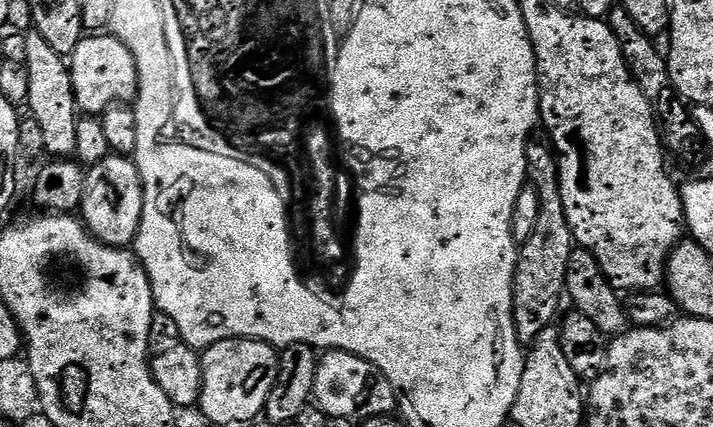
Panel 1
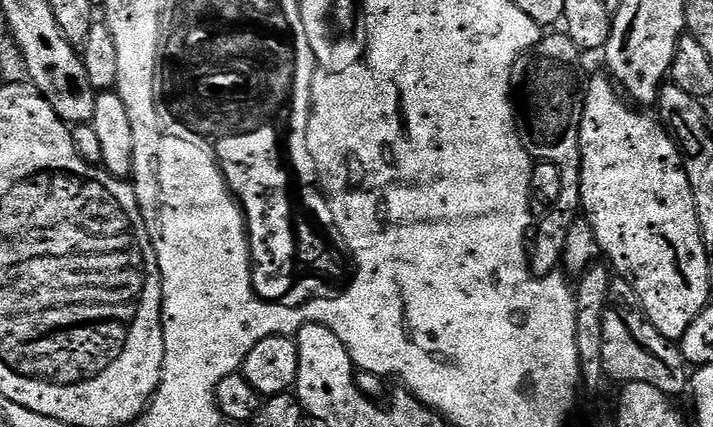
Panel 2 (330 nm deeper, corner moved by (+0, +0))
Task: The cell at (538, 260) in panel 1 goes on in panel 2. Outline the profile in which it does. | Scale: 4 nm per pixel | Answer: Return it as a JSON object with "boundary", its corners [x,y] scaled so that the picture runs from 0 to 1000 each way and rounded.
{"boundary":[[[759,82],[755,101],[724,138],[715,183],[718,265],[724,279],[724,311],[732,342],[745,361],[748,377],[780,389],[788,426],[783,468],[762,496],[749,525],[749,550],[743,562],[743,635],[749,646],[770,646],[787,625],[794,546],[816,506],[813,288],[819,265],[822,176],[819,178],[819,150],[813,143],[813,112],[799,98],[797,82],[784,82]]]}

